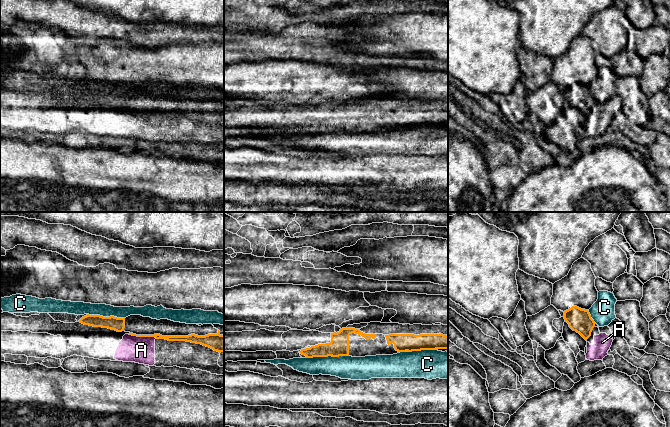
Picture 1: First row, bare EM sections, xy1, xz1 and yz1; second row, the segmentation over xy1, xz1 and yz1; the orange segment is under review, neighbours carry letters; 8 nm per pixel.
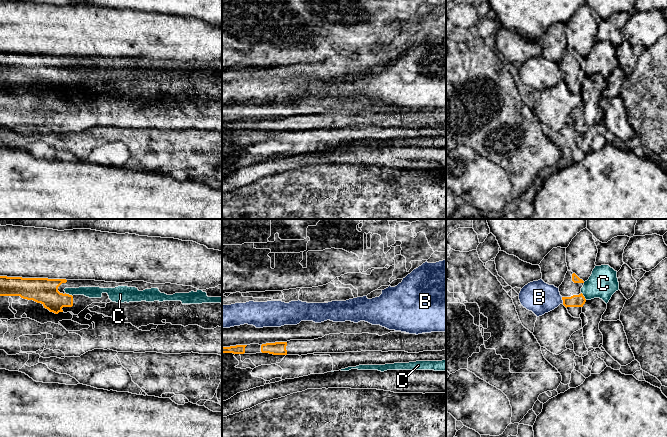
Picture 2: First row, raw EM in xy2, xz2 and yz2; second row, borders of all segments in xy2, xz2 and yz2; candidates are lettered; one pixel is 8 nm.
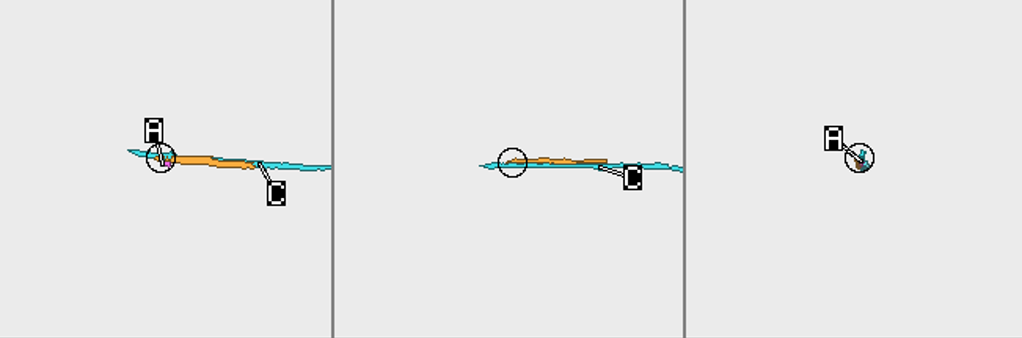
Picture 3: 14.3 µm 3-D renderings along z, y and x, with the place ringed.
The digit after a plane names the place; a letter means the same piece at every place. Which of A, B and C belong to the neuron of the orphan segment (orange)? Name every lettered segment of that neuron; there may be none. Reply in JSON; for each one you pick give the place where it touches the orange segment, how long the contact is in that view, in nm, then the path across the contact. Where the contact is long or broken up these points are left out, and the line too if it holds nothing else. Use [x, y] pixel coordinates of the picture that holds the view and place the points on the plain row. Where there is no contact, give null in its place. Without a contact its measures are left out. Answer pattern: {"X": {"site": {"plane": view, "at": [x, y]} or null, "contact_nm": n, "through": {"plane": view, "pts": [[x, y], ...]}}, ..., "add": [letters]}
{"add": []}

